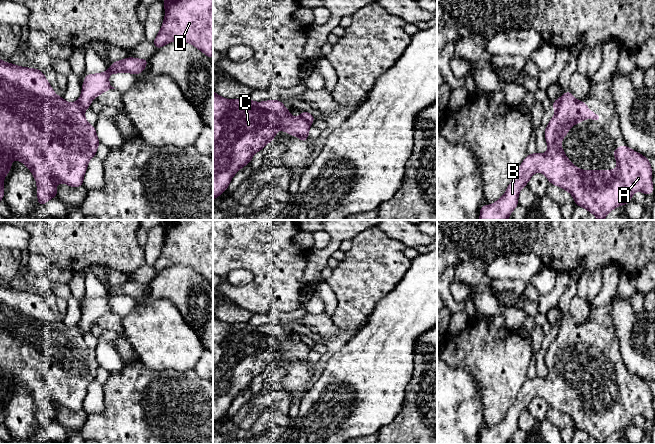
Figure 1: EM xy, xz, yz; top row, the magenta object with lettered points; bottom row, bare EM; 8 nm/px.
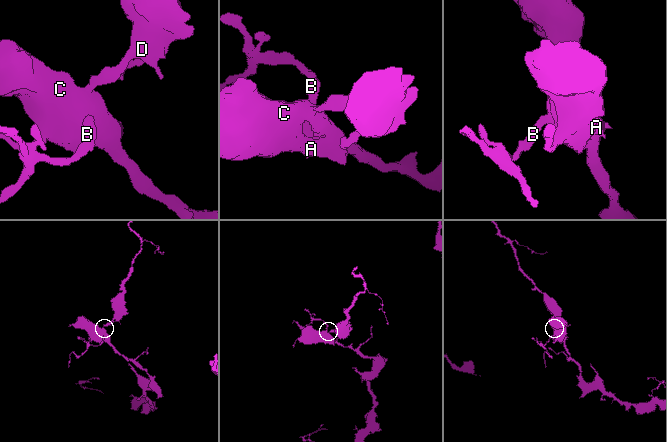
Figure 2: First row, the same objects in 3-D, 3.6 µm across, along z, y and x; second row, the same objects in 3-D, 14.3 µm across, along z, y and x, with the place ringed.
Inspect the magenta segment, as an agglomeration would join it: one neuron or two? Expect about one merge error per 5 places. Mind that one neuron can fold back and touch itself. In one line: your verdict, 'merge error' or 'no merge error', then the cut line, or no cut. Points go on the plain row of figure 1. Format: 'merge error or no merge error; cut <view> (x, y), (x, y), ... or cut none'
merge error; cut yz (561, 322), (555, 334)

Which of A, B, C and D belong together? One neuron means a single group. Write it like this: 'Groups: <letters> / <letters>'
Groups: A B C / D

